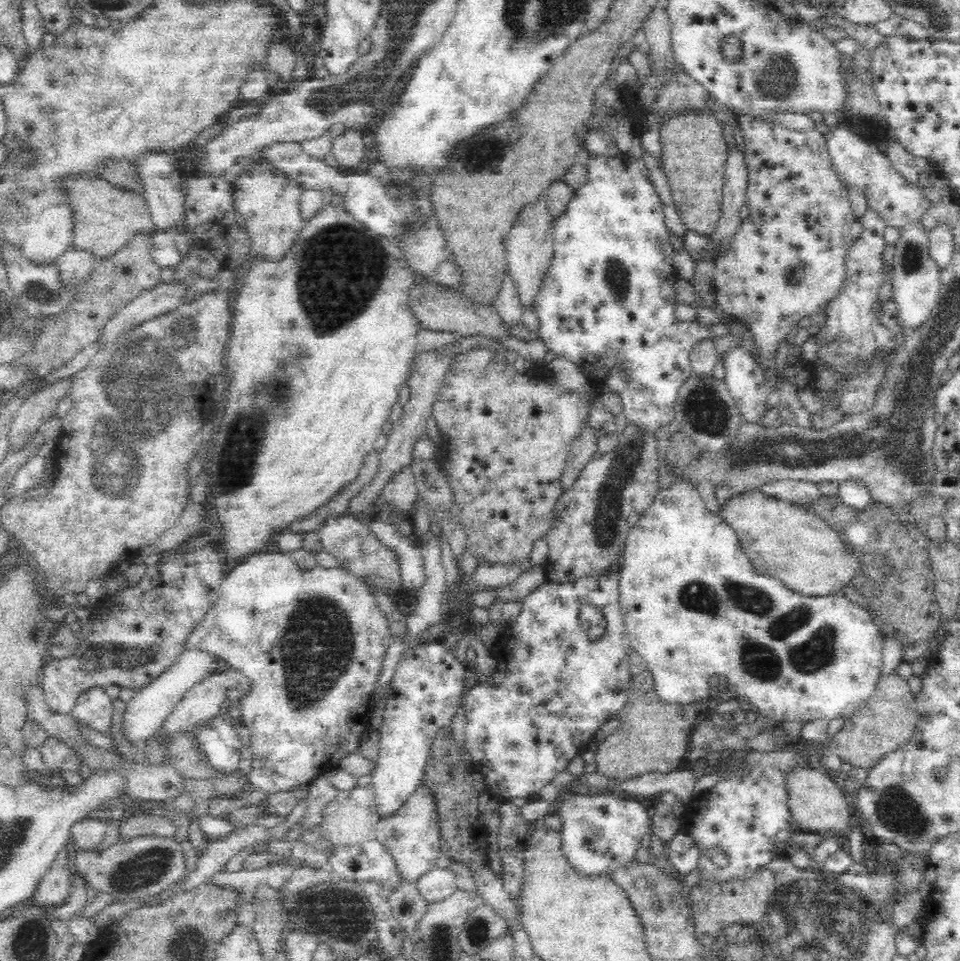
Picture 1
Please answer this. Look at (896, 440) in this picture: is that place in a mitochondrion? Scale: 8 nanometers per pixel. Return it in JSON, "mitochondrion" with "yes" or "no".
{"mitochondrion":"yes"}

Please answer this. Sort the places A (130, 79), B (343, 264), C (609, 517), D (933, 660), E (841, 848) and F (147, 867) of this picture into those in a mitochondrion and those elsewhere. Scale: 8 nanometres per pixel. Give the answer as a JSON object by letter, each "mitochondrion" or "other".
{"A":"other","B":"mitochondrion","C":"mitochondrion","D":"other","E":"other","F":"mitochondrion"}

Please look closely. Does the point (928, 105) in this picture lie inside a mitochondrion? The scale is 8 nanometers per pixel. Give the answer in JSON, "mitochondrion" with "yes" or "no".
{"mitochondrion":"no"}

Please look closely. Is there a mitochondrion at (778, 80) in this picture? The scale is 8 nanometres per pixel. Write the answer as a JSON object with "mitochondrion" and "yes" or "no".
{"mitochondrion":"yes"}

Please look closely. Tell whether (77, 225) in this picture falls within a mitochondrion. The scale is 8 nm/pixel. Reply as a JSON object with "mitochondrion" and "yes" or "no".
{"mitochondrion":"no"}

